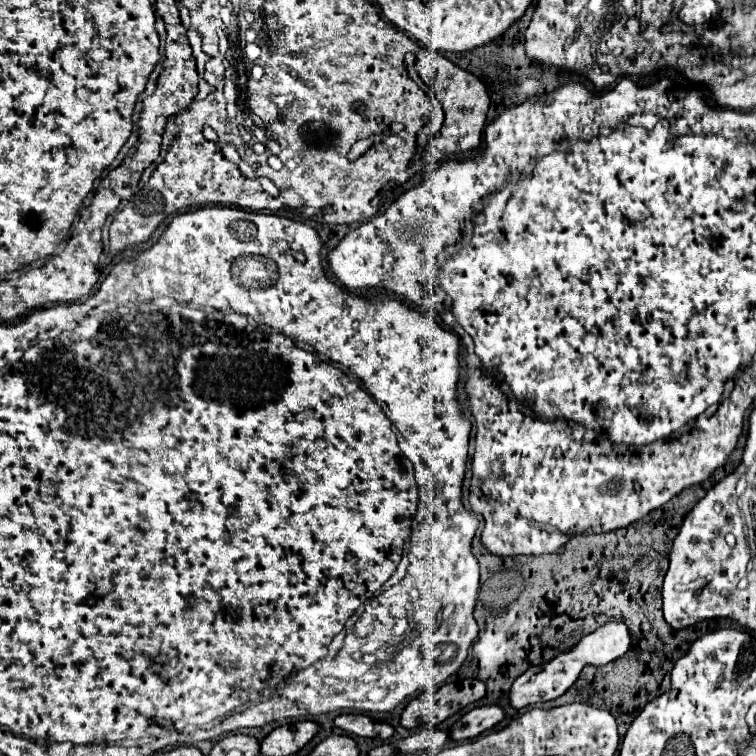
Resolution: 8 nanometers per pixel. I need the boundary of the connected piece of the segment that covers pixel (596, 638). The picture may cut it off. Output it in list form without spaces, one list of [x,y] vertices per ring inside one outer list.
[[[612,620],[612,622],[604,624],[604,626],[600,626],[596,632],[584,636],[572,650],[558,654],[554,660],[550,660],[550,662],[546,662],[542,666],[530,666],[512,684],[510,704],[514,708],[524,708],[524,706],[530,706],[530,704],[536,704],[536,702],[554,700],[554,698],[562,696],[578,680],[578,674],[580,674],[580,670],[584,666],[588,666],[588,664],[592,664],[592,666],[604,666],[604,664],[608,664],[608,662],[624,656],[630,650],[630,644],[632,644],[632,638],[630,638],[628,626],[622,620]]]

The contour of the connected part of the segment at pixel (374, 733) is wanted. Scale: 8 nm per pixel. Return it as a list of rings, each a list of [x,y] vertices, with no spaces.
[[[340,714],[334,724],[348,734],[366,736],[366,738],[380,738],[386,740],[394,734],[394,728],[388,722],[376,722],[366,714]]]

